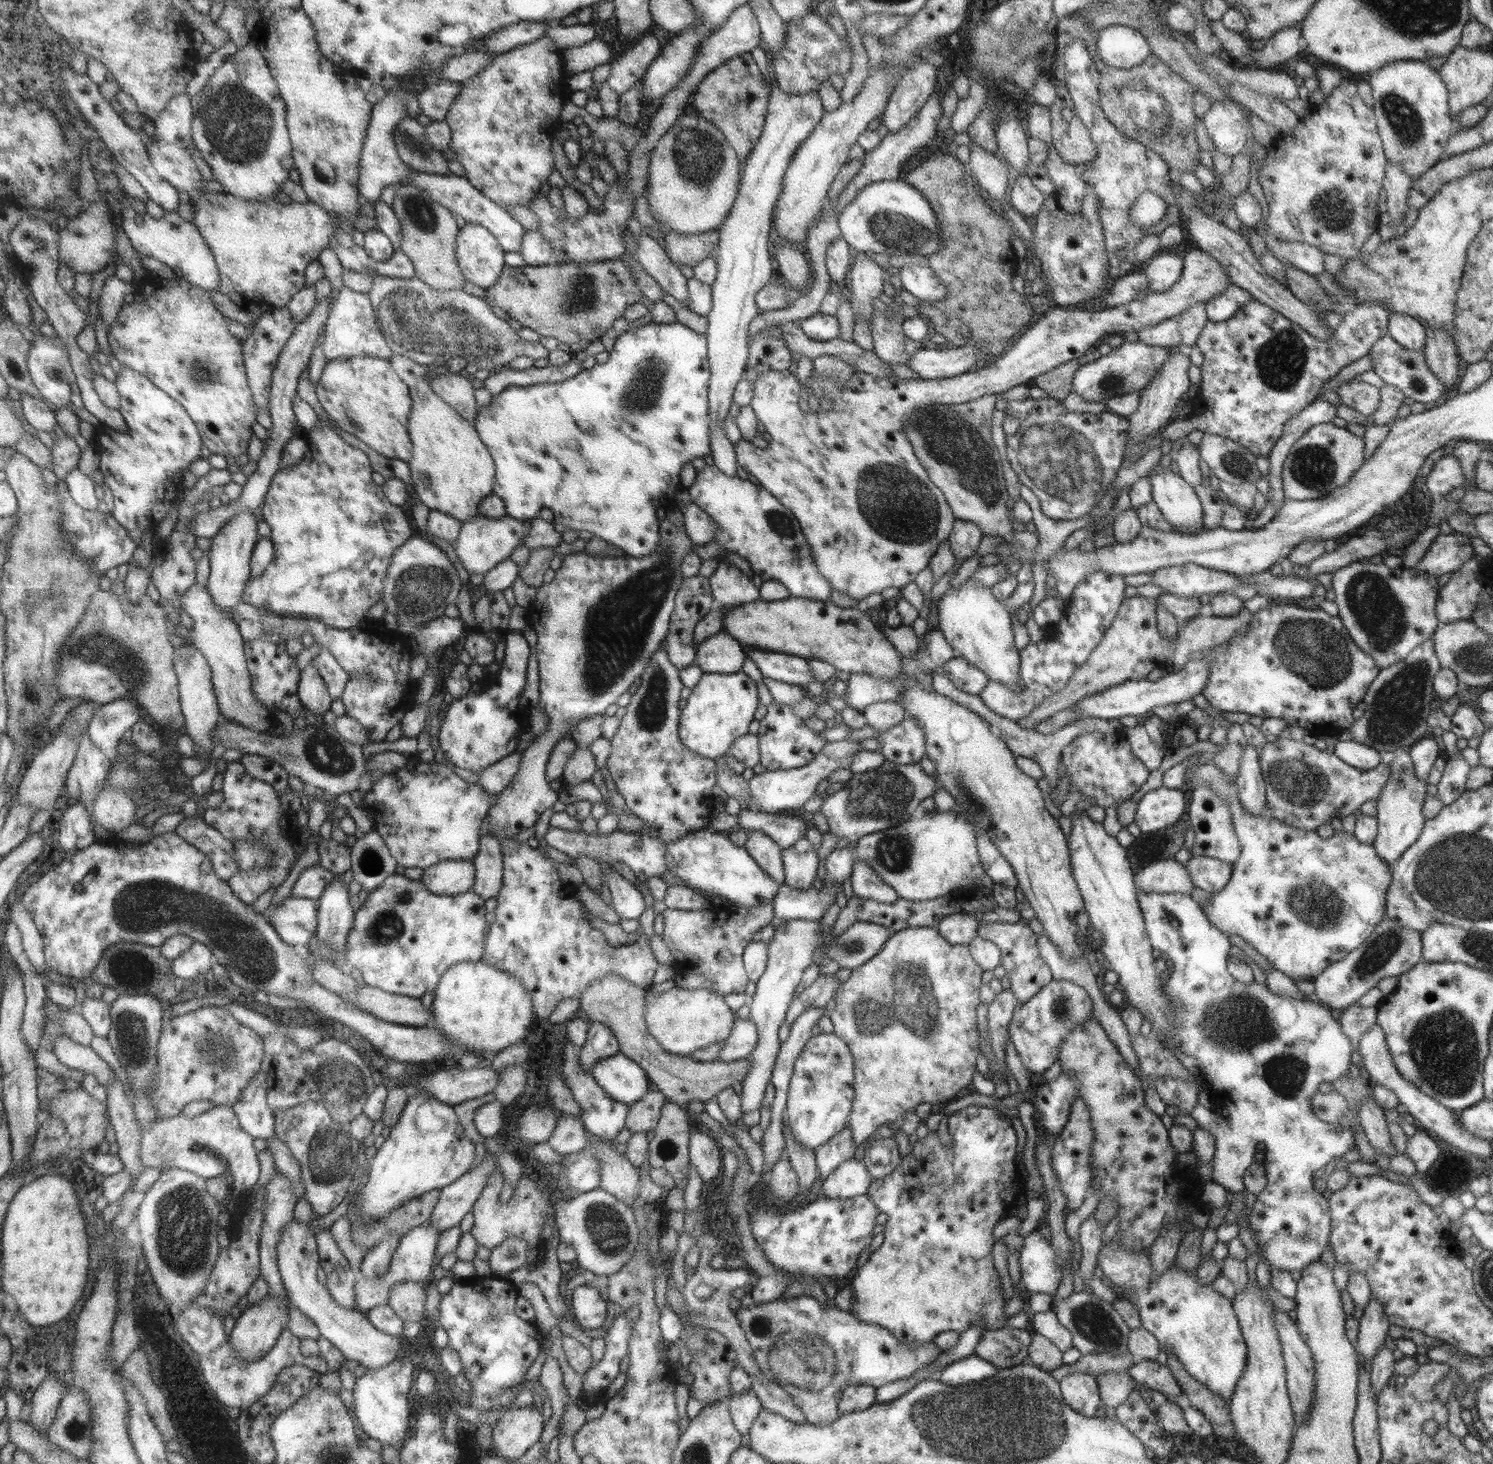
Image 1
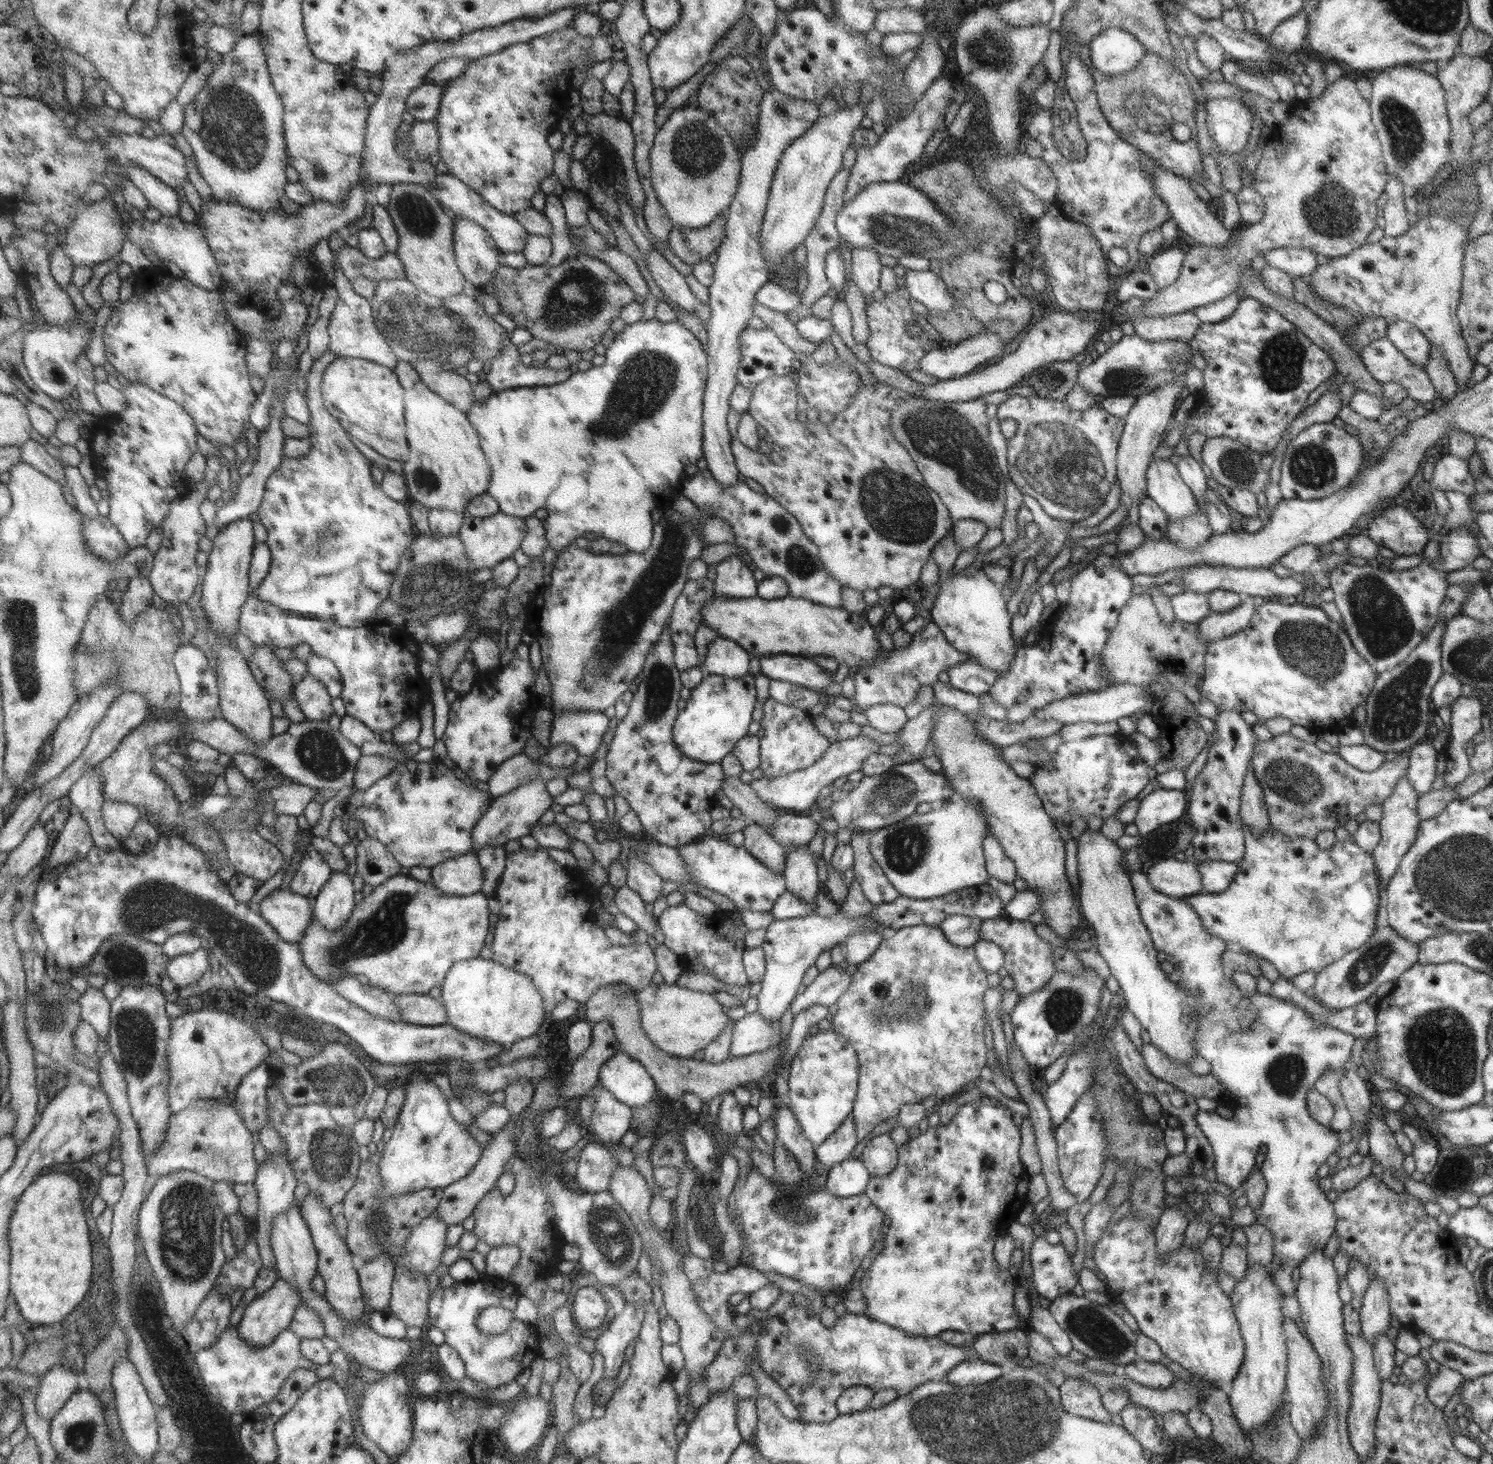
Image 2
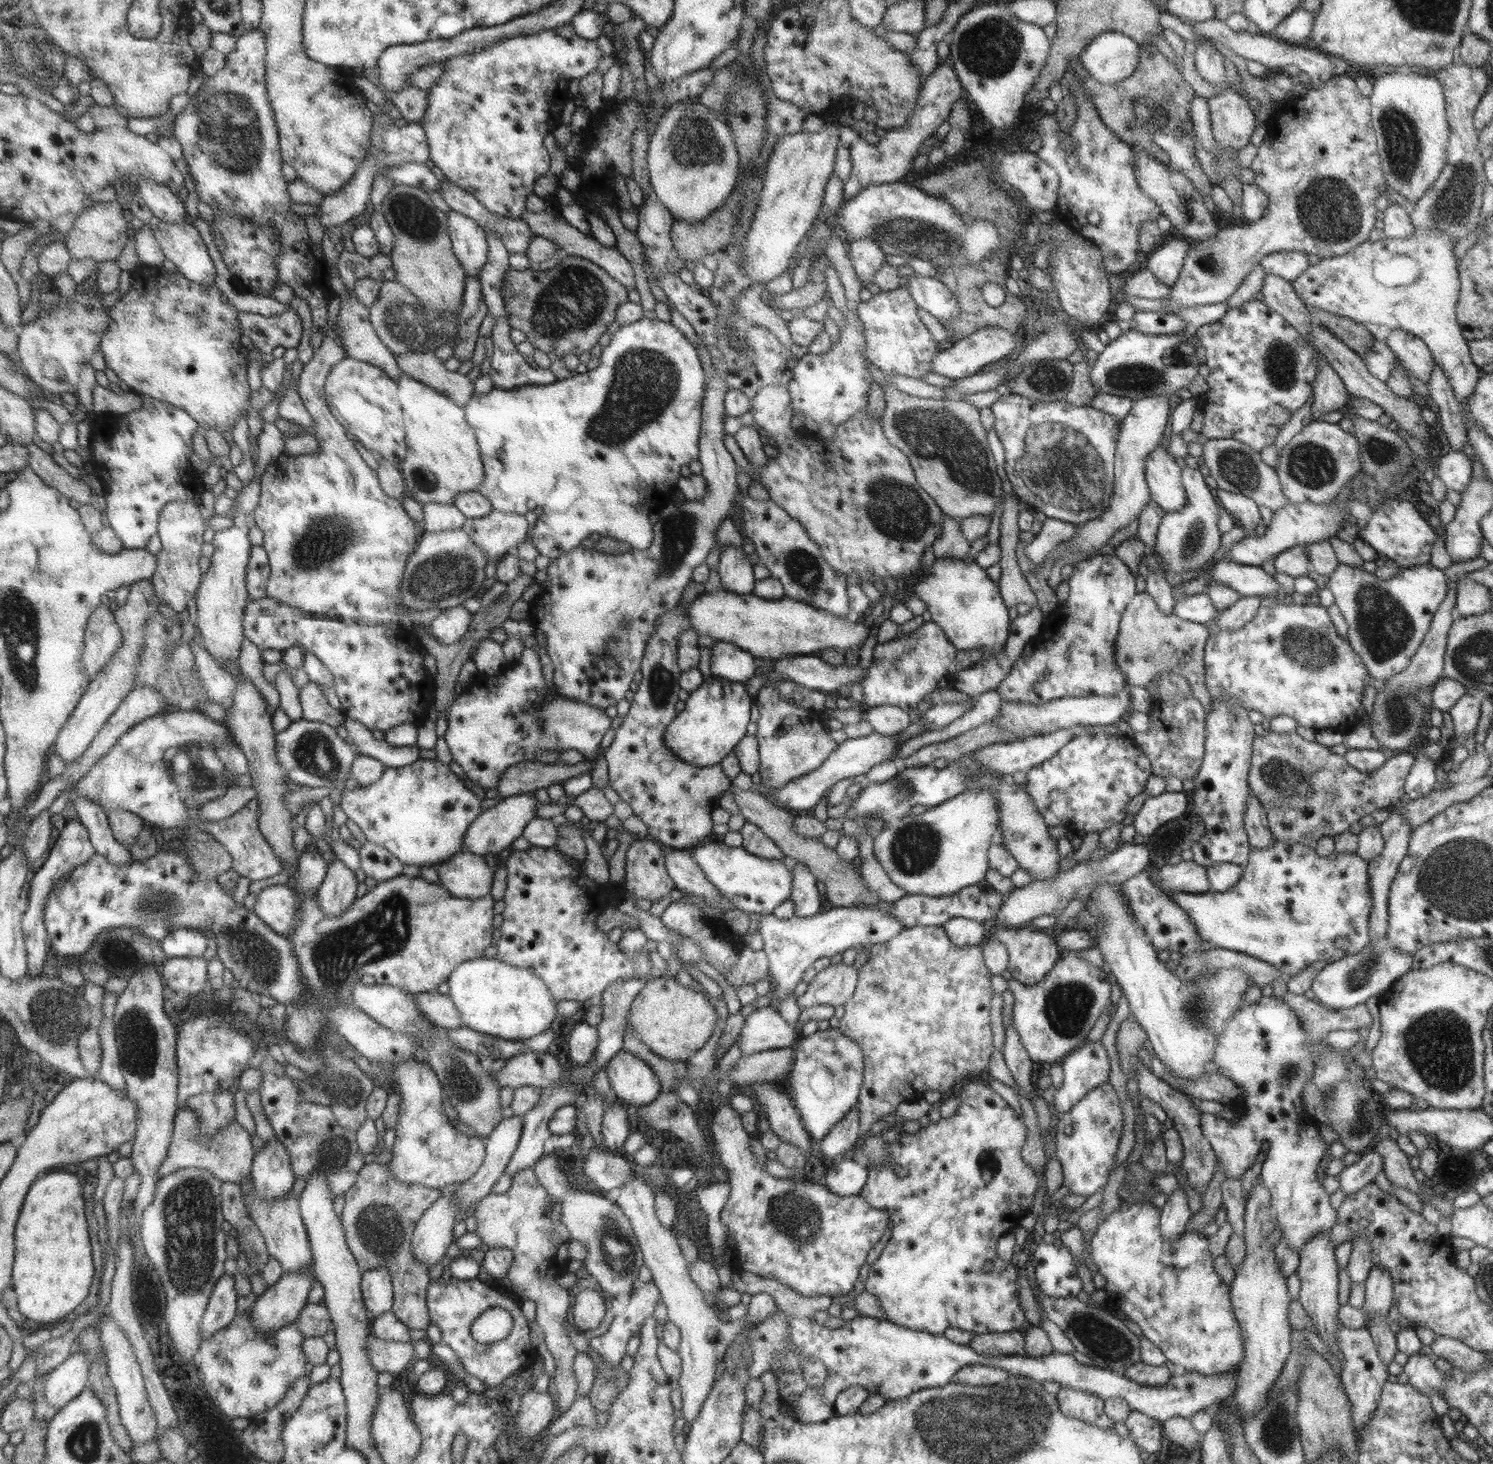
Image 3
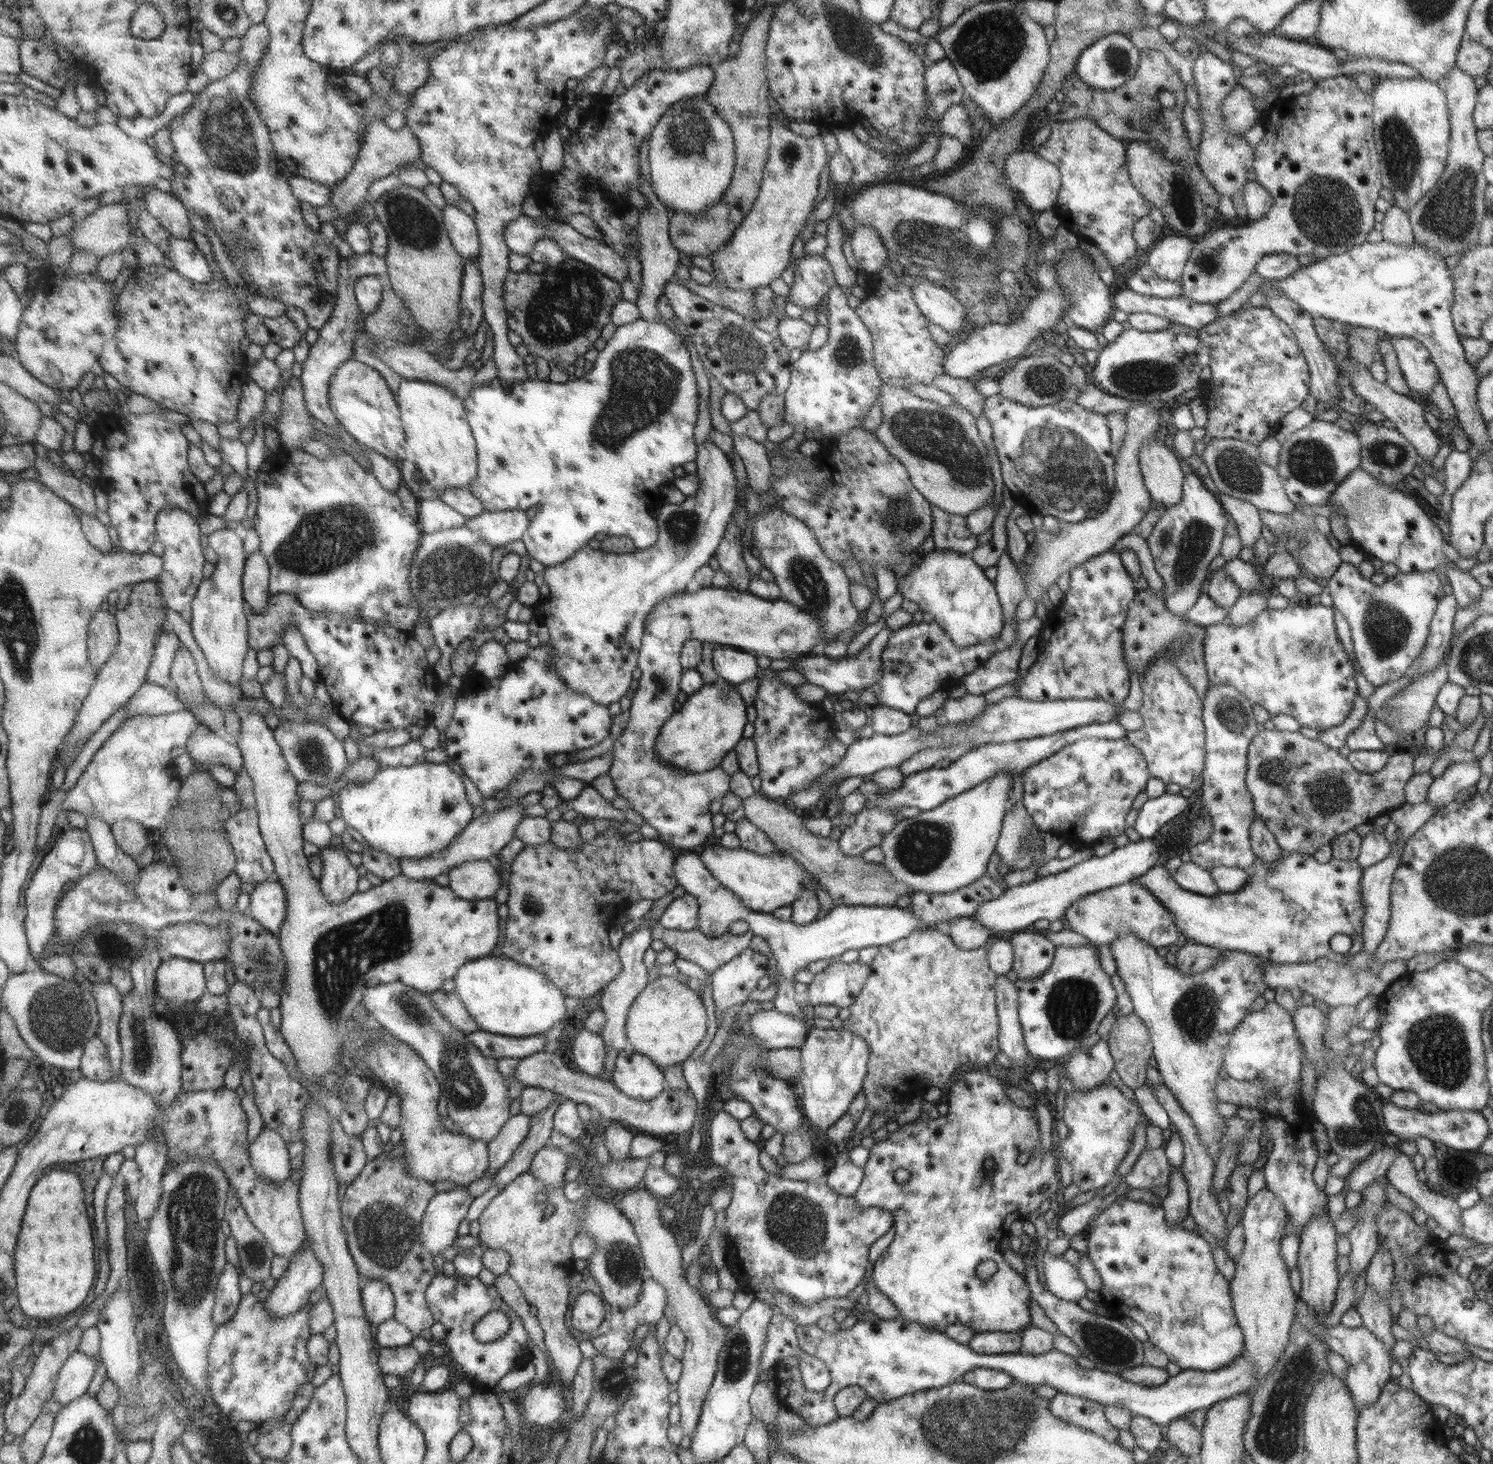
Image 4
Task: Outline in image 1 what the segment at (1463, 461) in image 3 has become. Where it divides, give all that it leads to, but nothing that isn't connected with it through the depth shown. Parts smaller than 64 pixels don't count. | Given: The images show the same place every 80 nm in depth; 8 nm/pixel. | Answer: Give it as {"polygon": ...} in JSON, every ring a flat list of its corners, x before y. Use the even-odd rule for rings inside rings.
{"polygon":[[1452,455,1437,460,1424,480,1433,495,1447,495,1453,488,1465,488,1466,482,1462,467]]}

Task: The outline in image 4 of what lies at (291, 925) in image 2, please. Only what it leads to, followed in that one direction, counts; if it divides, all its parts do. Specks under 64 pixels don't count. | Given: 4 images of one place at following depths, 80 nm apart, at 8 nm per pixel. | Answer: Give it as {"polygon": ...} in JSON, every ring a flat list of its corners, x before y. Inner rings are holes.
{"polygon":[[277,881,259,882,248,896,247,912,250,917,268,932,275,933,286,909,282,886]]}

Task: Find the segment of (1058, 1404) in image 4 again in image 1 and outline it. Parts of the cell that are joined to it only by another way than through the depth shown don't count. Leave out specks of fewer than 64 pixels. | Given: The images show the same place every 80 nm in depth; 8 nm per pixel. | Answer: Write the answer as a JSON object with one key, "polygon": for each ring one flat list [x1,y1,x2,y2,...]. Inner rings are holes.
{"polygon":[[1076,1372,1059,1381,1063,1403,1087,1417,1105,1417,1106,1407,1101,1403,1096,1376]]}

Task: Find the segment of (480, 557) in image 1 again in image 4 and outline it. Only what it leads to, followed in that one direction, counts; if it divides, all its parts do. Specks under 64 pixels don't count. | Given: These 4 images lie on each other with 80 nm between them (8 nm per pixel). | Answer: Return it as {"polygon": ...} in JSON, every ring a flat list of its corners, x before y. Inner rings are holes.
{"polygon":[[524,510,481,511,477,516,467,518,467,528,488,542,494,548,519,540,529,520]]}

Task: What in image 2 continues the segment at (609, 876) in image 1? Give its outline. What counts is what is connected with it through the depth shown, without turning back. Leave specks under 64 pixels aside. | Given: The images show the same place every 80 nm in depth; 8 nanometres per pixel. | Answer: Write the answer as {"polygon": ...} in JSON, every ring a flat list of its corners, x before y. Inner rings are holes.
{"polygon":[[627,885,614,888,614,891,614,903,619,912,630,918,646,935,655,934,658,923,643,907,644,900]]}

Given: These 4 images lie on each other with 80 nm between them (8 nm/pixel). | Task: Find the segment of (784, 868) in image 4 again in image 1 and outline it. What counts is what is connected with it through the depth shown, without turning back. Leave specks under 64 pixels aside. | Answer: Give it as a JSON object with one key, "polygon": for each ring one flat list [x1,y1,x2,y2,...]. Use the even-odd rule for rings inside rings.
{"polygon":[[699,829,675,842,663,843,663,846,667,872,673,873,689,886,723,896,739,907,757,906,760,902,772,900,780,887,778,882,767,878,767,874,757,866,743,847,730,842,727,833]]}

